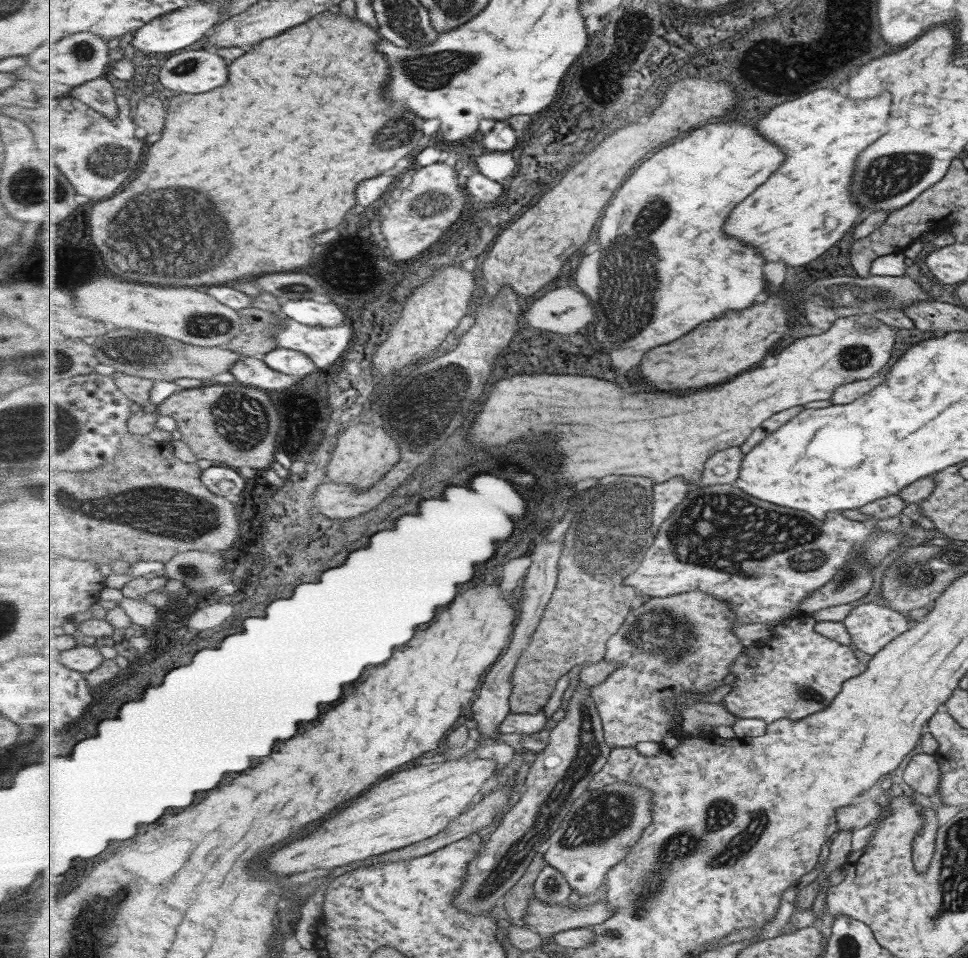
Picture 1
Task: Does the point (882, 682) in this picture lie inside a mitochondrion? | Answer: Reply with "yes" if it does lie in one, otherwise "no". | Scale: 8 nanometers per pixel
no

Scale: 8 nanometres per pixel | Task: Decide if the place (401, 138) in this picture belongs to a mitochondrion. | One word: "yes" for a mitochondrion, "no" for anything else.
yes

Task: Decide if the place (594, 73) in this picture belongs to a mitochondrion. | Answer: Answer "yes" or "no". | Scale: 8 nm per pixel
no

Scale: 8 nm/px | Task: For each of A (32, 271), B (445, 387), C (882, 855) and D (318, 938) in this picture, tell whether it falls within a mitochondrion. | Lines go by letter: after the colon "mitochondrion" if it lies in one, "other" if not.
A: other
B: mitochondrion
C: other
D: other

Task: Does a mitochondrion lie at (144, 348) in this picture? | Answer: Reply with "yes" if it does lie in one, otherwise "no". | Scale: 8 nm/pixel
yes

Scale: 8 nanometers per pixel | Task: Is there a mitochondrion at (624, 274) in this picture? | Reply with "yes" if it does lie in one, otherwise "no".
yes

